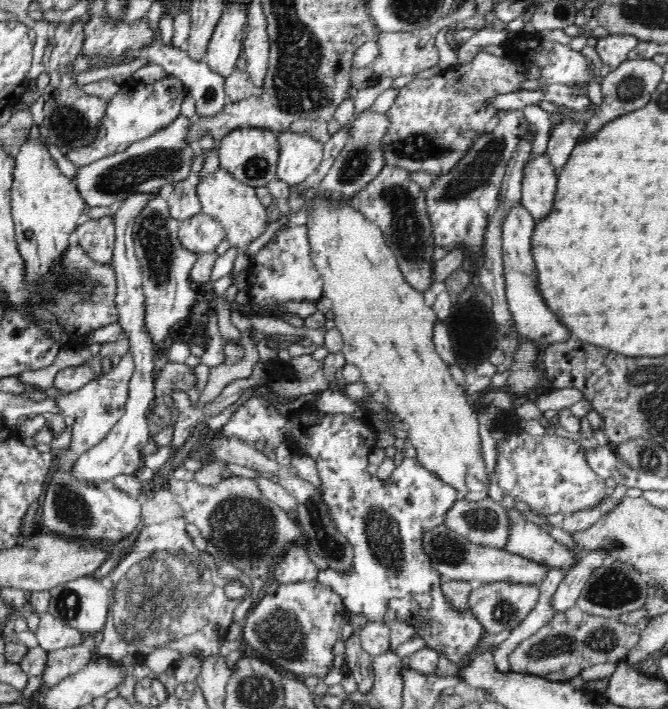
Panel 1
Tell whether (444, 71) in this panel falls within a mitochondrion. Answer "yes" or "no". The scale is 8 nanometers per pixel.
no

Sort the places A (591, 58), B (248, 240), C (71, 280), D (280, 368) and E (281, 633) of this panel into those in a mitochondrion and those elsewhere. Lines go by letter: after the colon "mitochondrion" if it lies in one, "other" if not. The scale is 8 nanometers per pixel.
A: other
B: other
C: mitochondrion
D: other
E: mitochondrion

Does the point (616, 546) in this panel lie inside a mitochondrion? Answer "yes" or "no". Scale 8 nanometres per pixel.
yes

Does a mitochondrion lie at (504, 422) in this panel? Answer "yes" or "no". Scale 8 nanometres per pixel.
no

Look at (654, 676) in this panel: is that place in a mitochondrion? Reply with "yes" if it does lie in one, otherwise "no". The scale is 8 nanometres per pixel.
no

